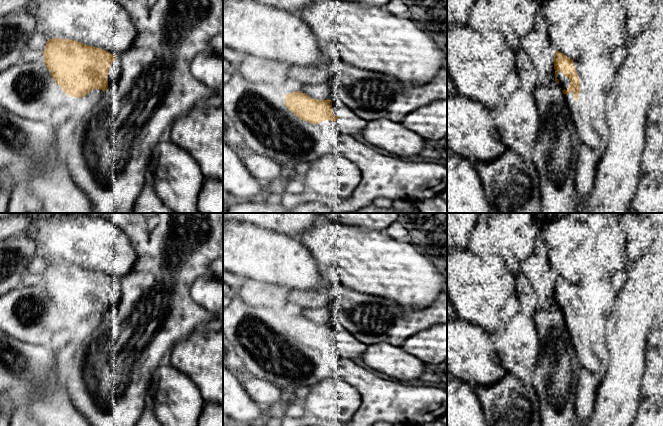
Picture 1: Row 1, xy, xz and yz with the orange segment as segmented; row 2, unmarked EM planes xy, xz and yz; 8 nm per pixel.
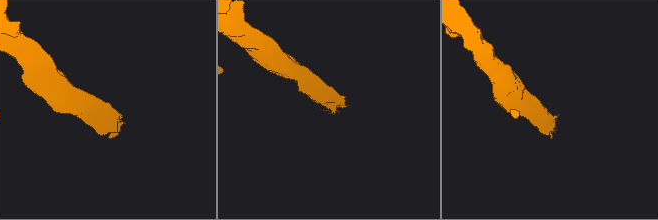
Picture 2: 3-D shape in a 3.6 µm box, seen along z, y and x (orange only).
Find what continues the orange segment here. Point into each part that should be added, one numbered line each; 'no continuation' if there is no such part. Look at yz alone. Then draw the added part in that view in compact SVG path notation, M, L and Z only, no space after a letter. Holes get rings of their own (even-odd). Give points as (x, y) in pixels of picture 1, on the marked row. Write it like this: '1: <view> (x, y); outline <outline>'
no continuation

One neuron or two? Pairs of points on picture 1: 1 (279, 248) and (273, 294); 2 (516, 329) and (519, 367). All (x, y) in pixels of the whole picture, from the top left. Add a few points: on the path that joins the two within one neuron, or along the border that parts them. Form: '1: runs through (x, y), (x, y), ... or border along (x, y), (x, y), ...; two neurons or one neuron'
1: border along (251, 279), (283, 284), (291, 289); two neurons
2: runs through (516, 338), (516, 354), (518, 358); one neuron

